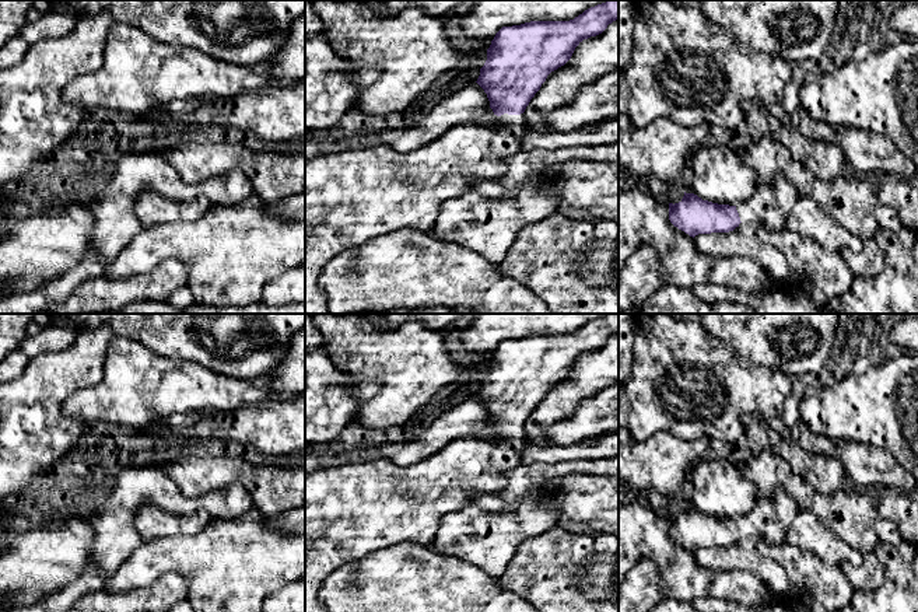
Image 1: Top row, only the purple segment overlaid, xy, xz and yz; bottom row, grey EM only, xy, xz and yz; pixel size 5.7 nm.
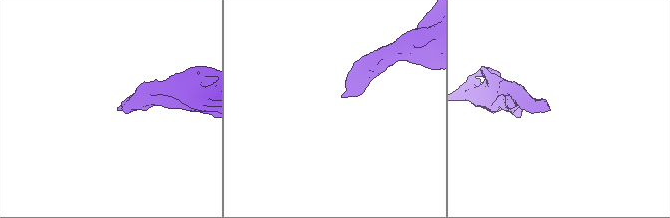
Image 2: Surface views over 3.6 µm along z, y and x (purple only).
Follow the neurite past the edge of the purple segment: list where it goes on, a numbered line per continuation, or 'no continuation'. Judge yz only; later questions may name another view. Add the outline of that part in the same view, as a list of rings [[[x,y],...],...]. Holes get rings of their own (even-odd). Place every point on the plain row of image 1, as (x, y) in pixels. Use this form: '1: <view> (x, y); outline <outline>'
1: yz (770, 518); outline [[[777,487],[768,499],[757,499],[754,508],[736,518],[740,535],[764,539],[771,545],[785,542],[786,531],[799,513],[796,501]]]

